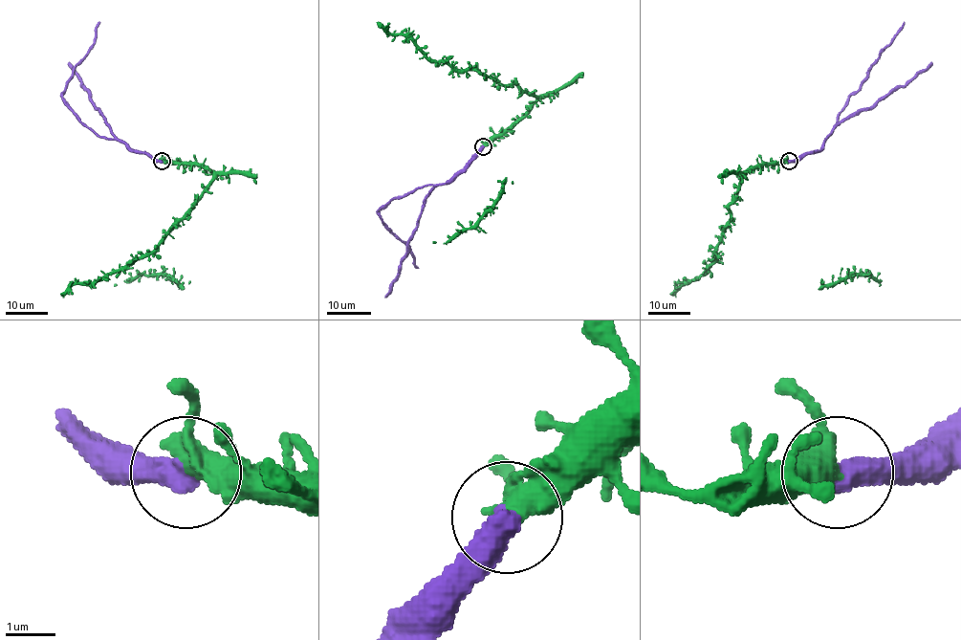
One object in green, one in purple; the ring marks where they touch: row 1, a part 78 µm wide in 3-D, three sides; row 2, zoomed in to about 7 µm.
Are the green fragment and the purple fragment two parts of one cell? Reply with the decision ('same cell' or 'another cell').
another cell

